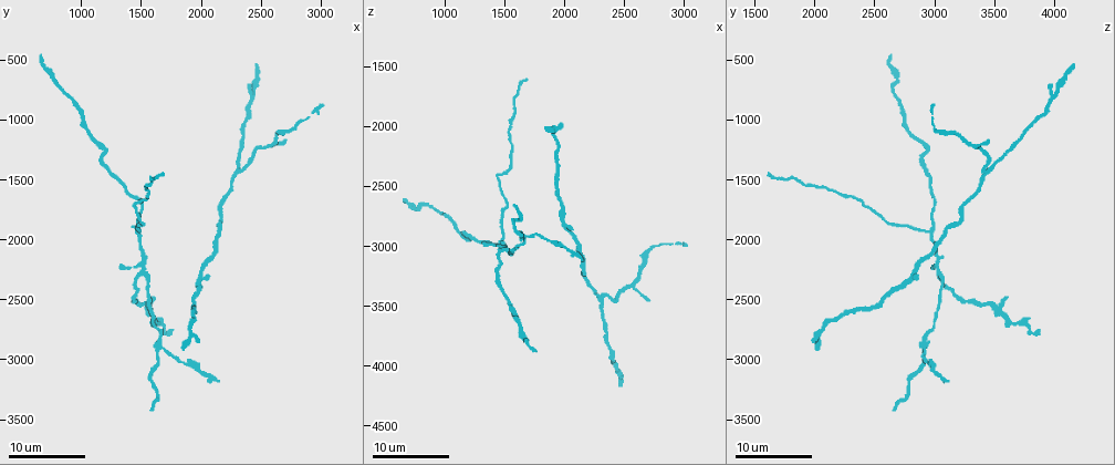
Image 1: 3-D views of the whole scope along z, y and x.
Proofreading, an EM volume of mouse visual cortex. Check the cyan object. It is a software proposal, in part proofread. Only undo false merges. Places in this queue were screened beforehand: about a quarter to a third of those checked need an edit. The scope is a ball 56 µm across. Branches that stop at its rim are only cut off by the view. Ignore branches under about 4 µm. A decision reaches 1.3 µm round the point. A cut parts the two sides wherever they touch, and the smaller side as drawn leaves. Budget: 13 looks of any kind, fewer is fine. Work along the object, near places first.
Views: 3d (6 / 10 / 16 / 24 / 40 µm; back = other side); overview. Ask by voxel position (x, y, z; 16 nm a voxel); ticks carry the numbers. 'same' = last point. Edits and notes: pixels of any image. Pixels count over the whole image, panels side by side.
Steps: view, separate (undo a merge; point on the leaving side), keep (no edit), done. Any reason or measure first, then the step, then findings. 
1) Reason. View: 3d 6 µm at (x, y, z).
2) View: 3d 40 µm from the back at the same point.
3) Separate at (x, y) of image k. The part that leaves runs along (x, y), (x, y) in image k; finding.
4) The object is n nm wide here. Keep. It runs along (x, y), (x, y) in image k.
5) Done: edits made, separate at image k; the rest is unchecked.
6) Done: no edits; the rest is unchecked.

A fork. View: 3d 16 µm at (2000, 2280, 2840).

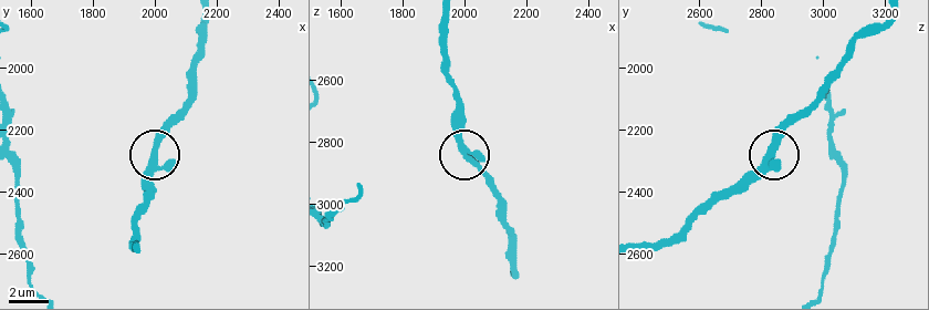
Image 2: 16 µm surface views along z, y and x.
From behind. View: 3d 16 µm from the back at (1990, 2300, 2820).

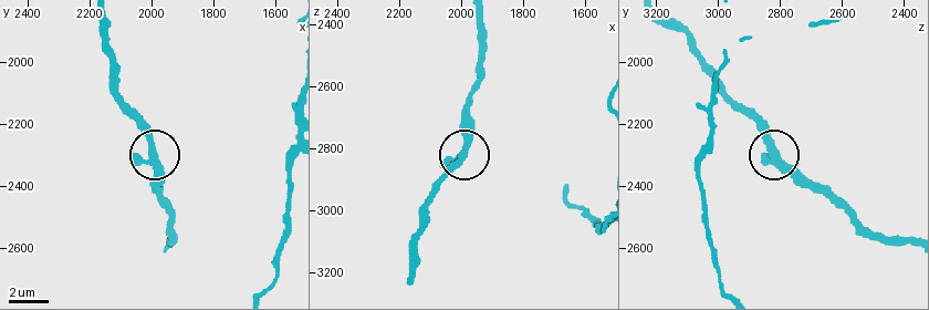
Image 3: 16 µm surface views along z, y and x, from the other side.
Keep. It runs along (772, 153), (771, 136), (744, 109) in image 3; all the same cell.

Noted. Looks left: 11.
Three-way junction. View: 3d 10 µm at (2300, 1420, 3420).

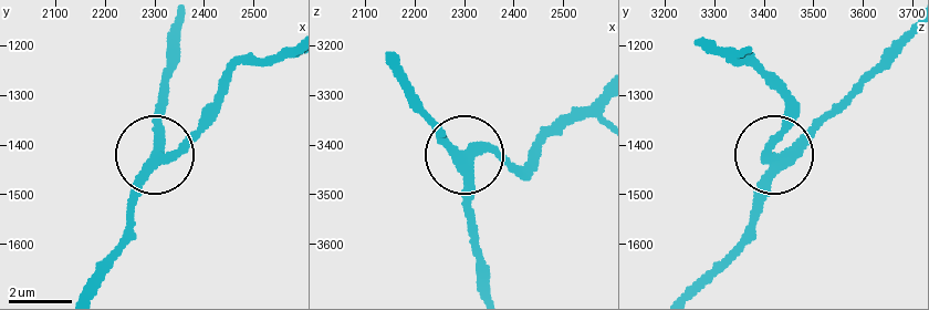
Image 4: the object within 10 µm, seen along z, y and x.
The object is 340 nm wide here. Keep. It runs along (392, 60), (416, 105), (463, 155), (463, 214) in image 4; continuous, no second cell.

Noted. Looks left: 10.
Calibre changes. View: 3d 10 µm at (2180, 1700, 3260).

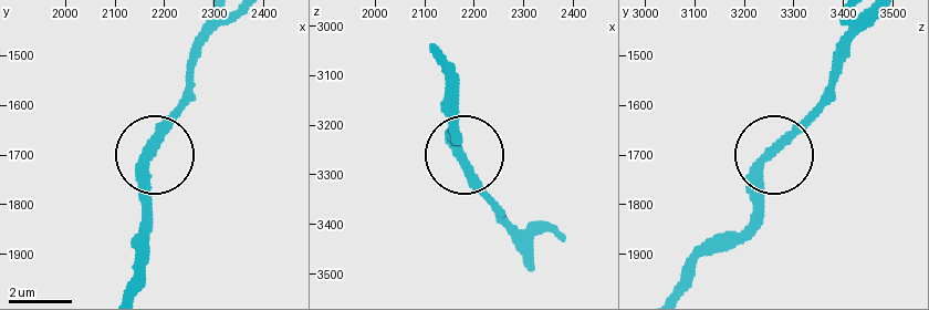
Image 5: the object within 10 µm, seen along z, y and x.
Keep. It runs along (126, 288), (142, 225), (142, 177), (160, 130), (186, 101) in image 5; one cell here.

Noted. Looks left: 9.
View: 3d 16 µm at (1520, 2240, 3020).

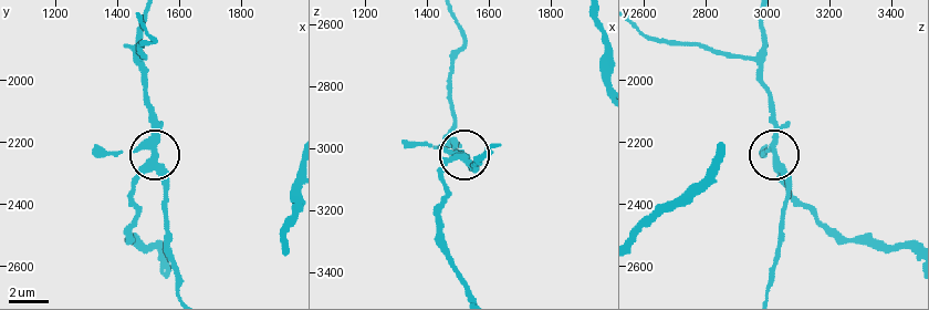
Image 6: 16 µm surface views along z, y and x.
The side arm is 19 µm long. Separate at (132, 186) of image 6. The part that leaves runs along (147, 167), (133, 189), (133, 239), (160, 252) in image 6; two cells meet here.

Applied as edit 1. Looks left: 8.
Four or more arms meet. View: 3d 16 µm at (1660, 2880, 2900).

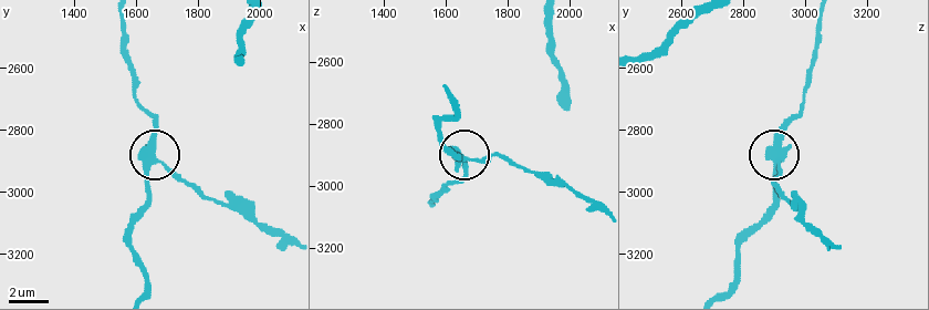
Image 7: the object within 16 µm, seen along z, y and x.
The side arm is 11 µm long. Separate at (173, 176) of image 7. The part that leaves runs along (150, 155), (214, 198), (243, 208), (288, 235) in image 7; two cells meet here.

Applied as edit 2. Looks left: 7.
View: overview.

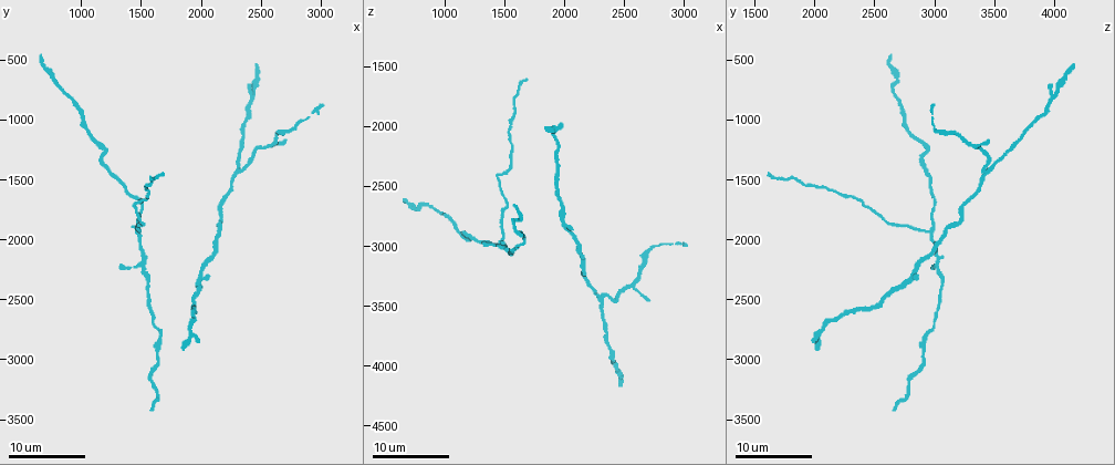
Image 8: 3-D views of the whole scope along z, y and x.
Small branch off a trunk. View: 3d 10 µm at (1440, 1940, 2960).

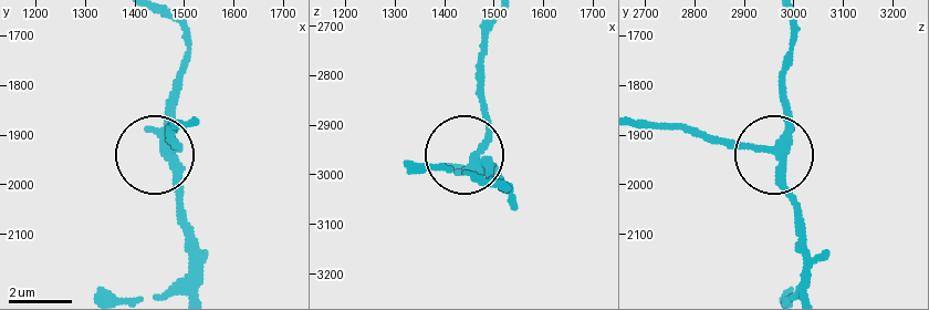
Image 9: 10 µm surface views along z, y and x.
The side arm is 27 µm long; 3 arms meet here. Separate at (487, 113) of image 9. Two cells meet here.

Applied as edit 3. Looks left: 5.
Done: edits made, separate at image 6, separate at image 7, separate at image 9; the rest is unchecked.

